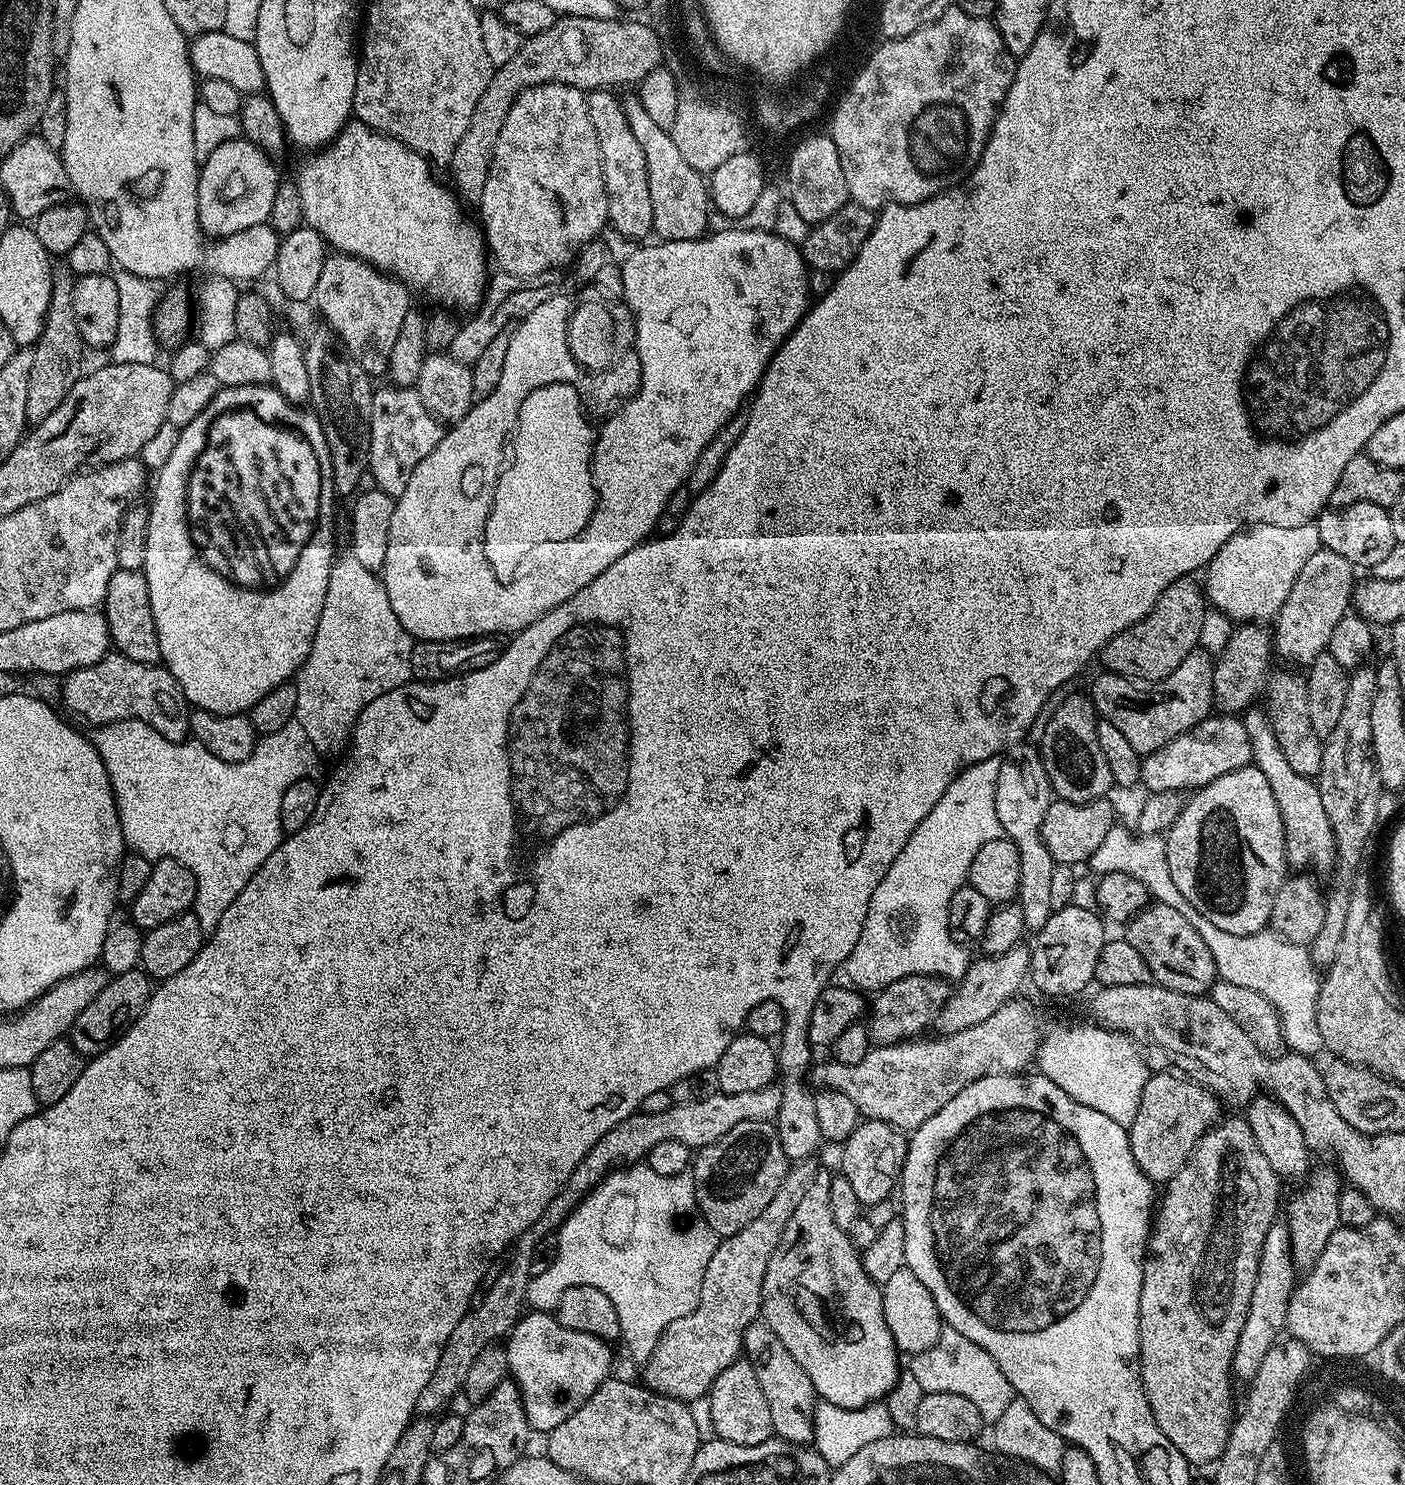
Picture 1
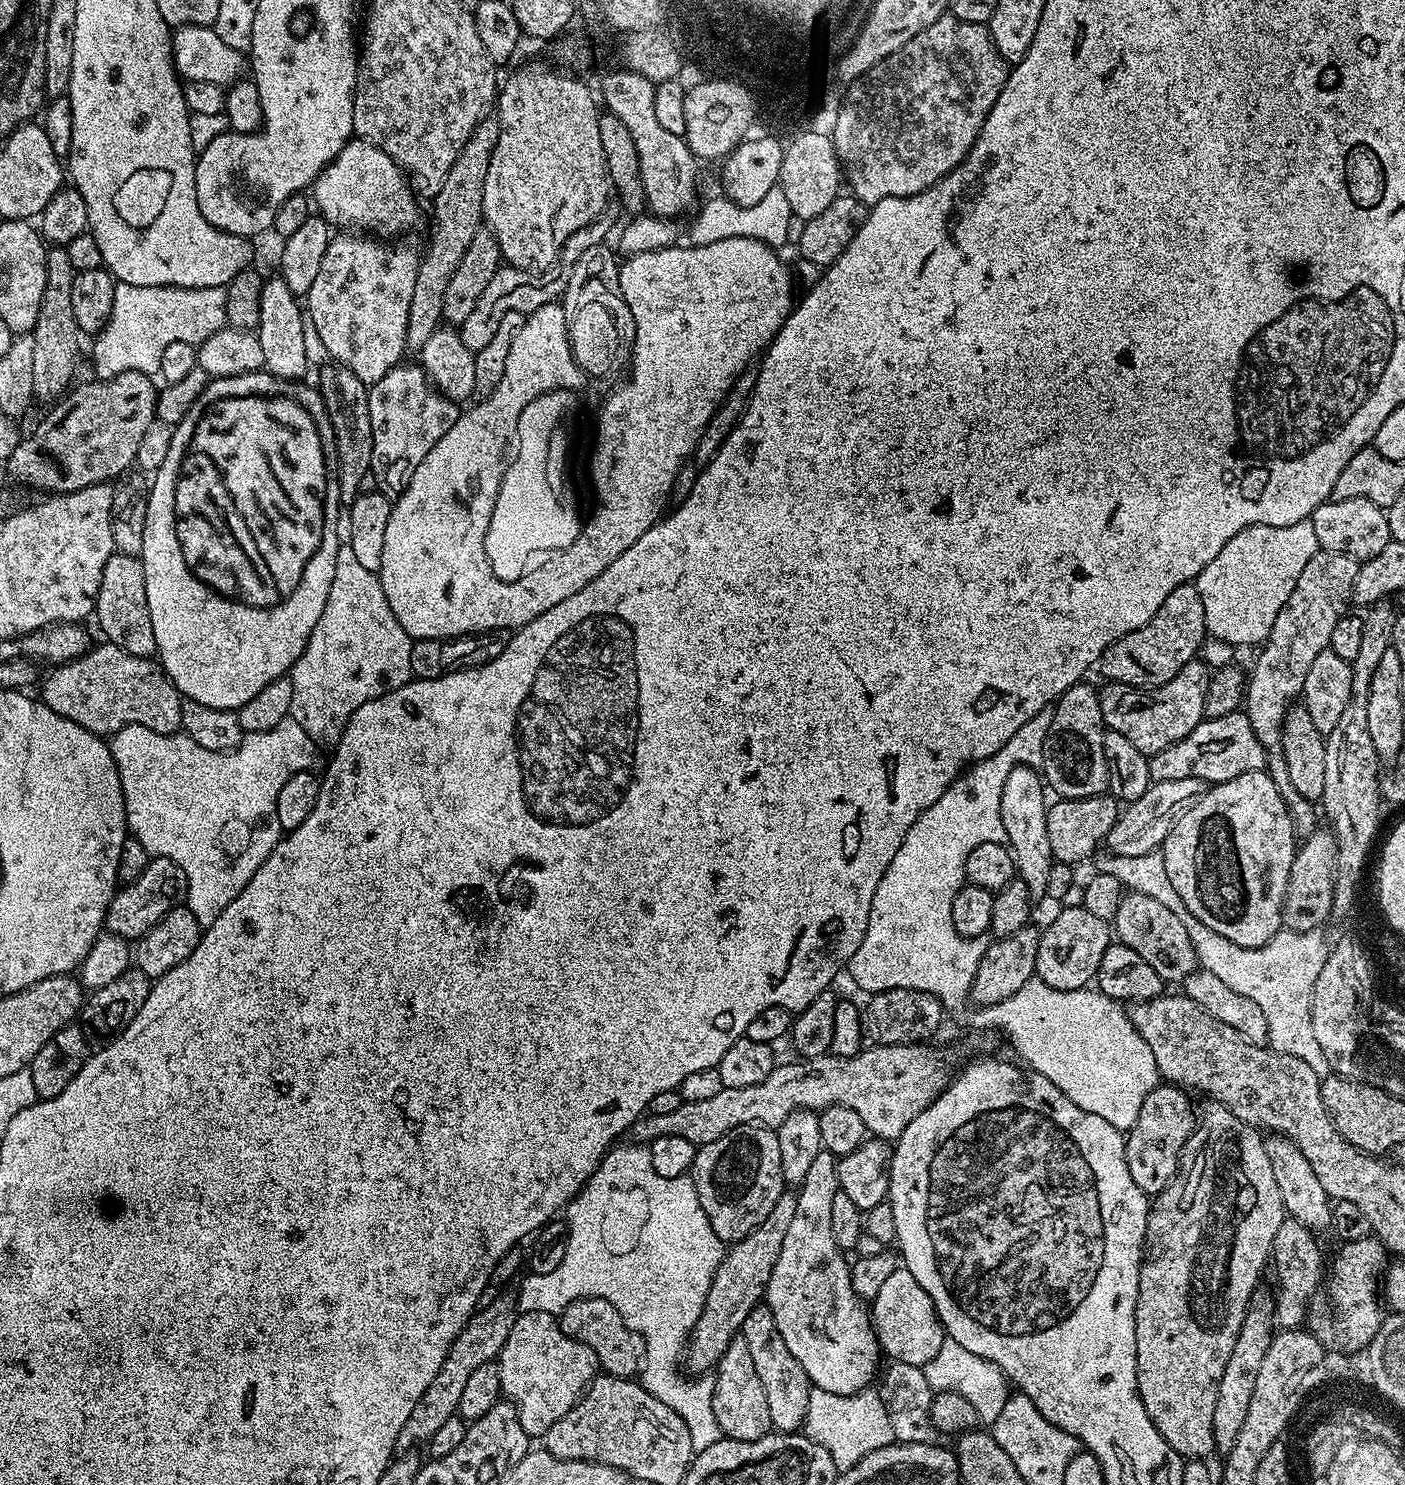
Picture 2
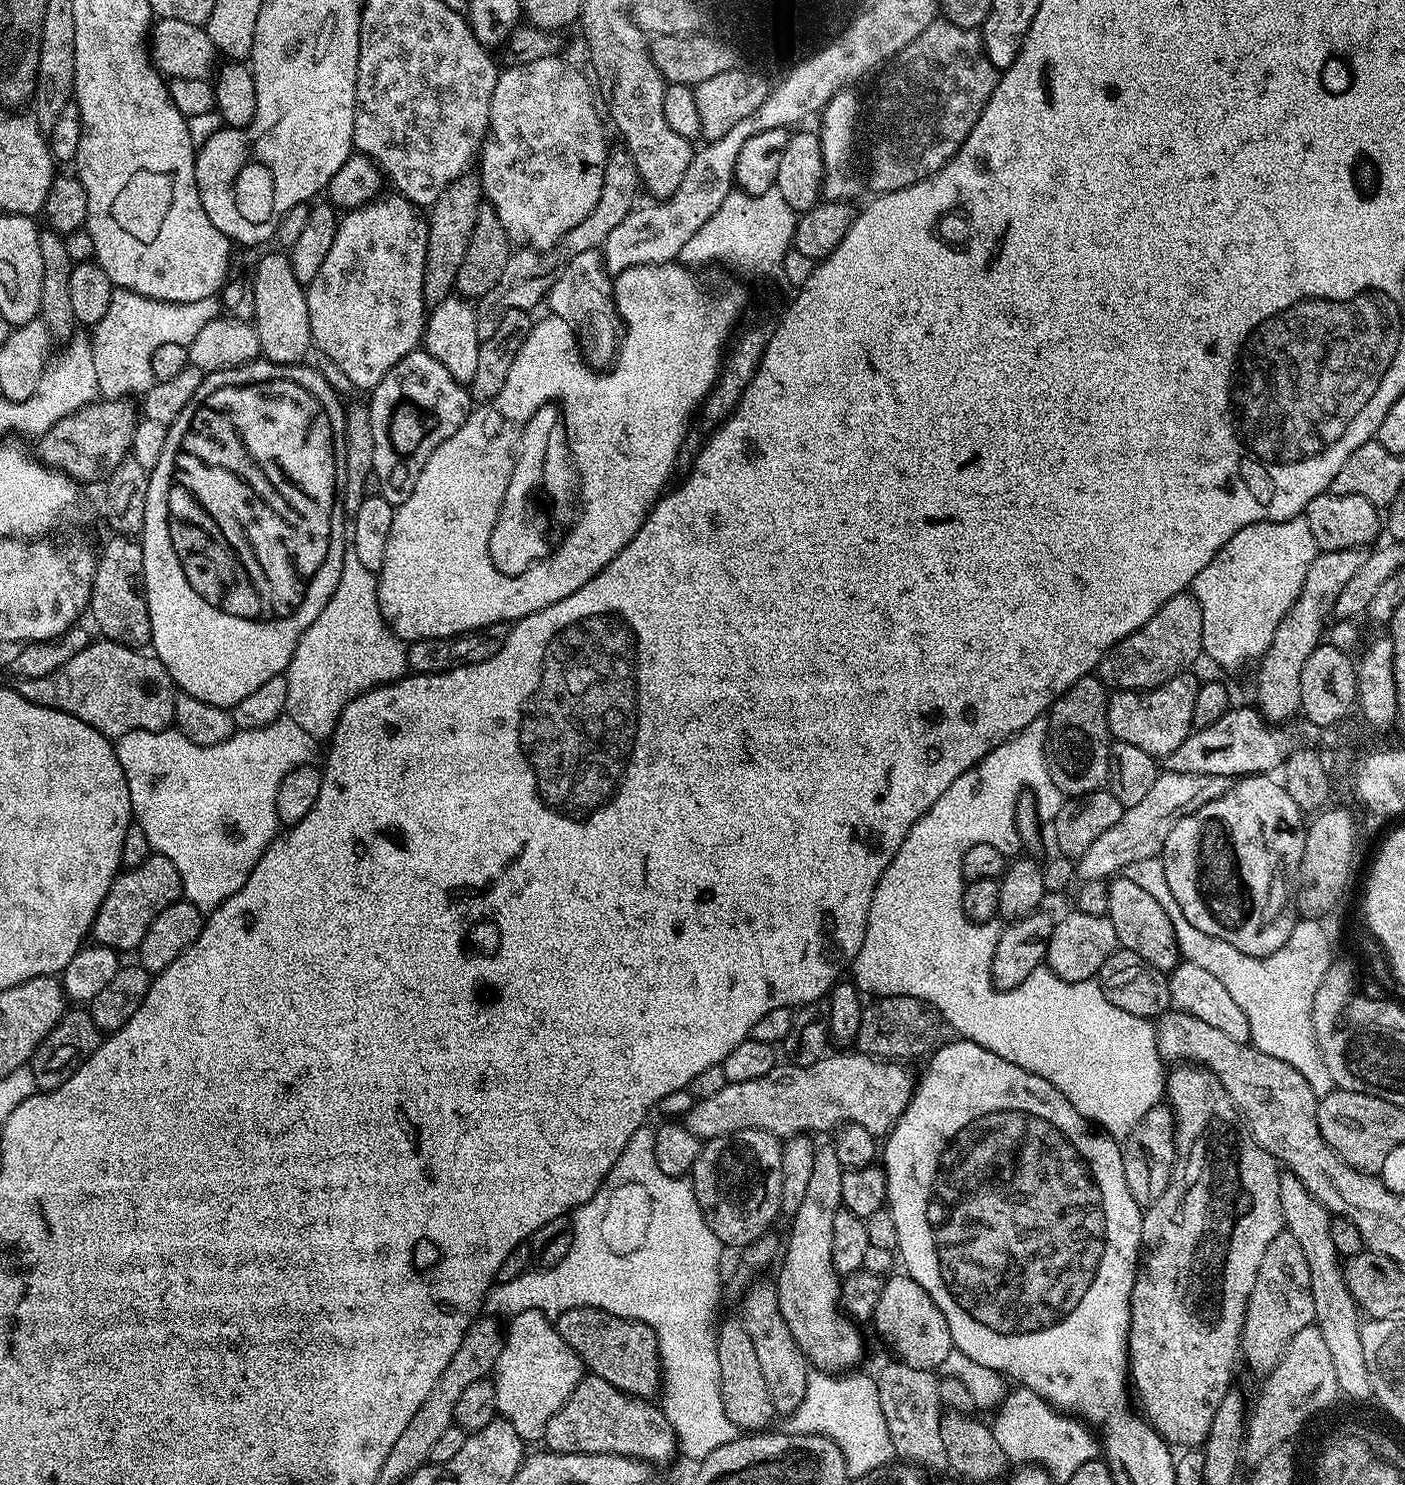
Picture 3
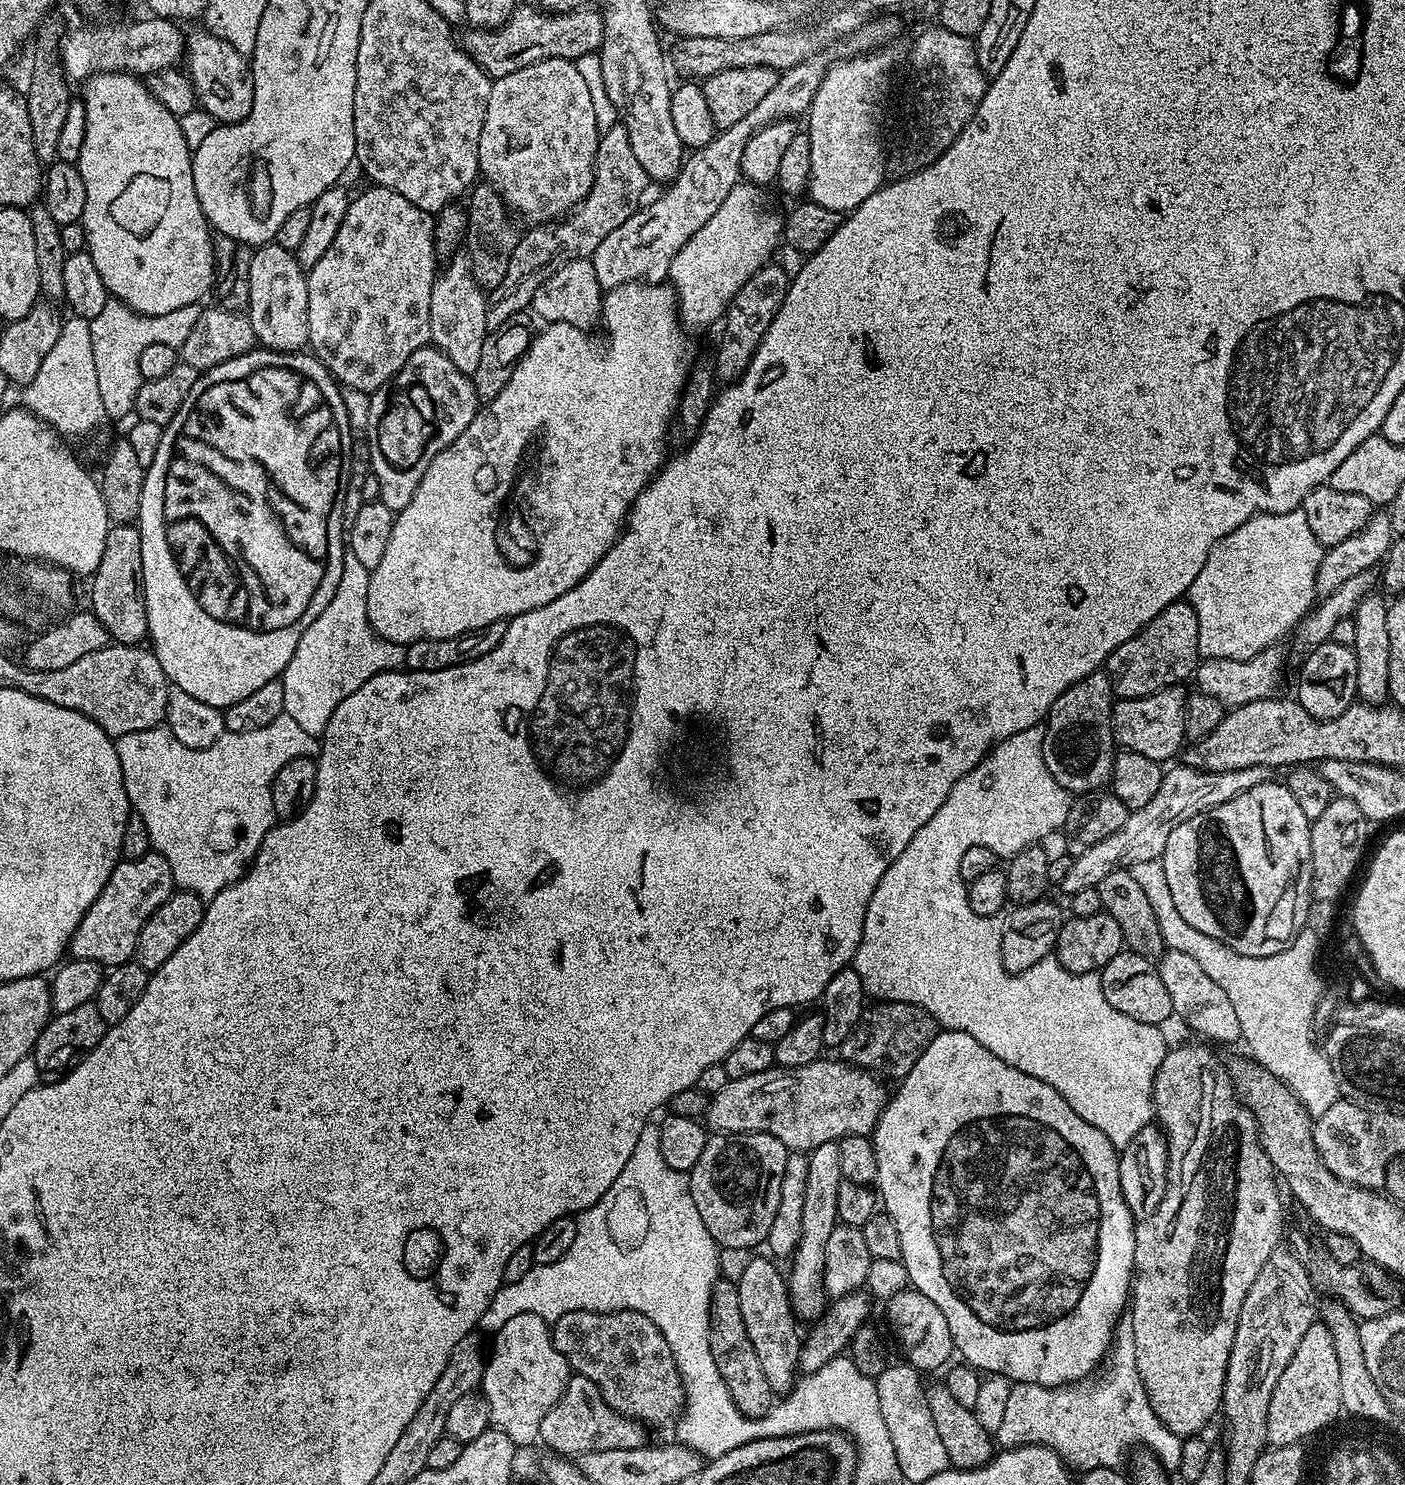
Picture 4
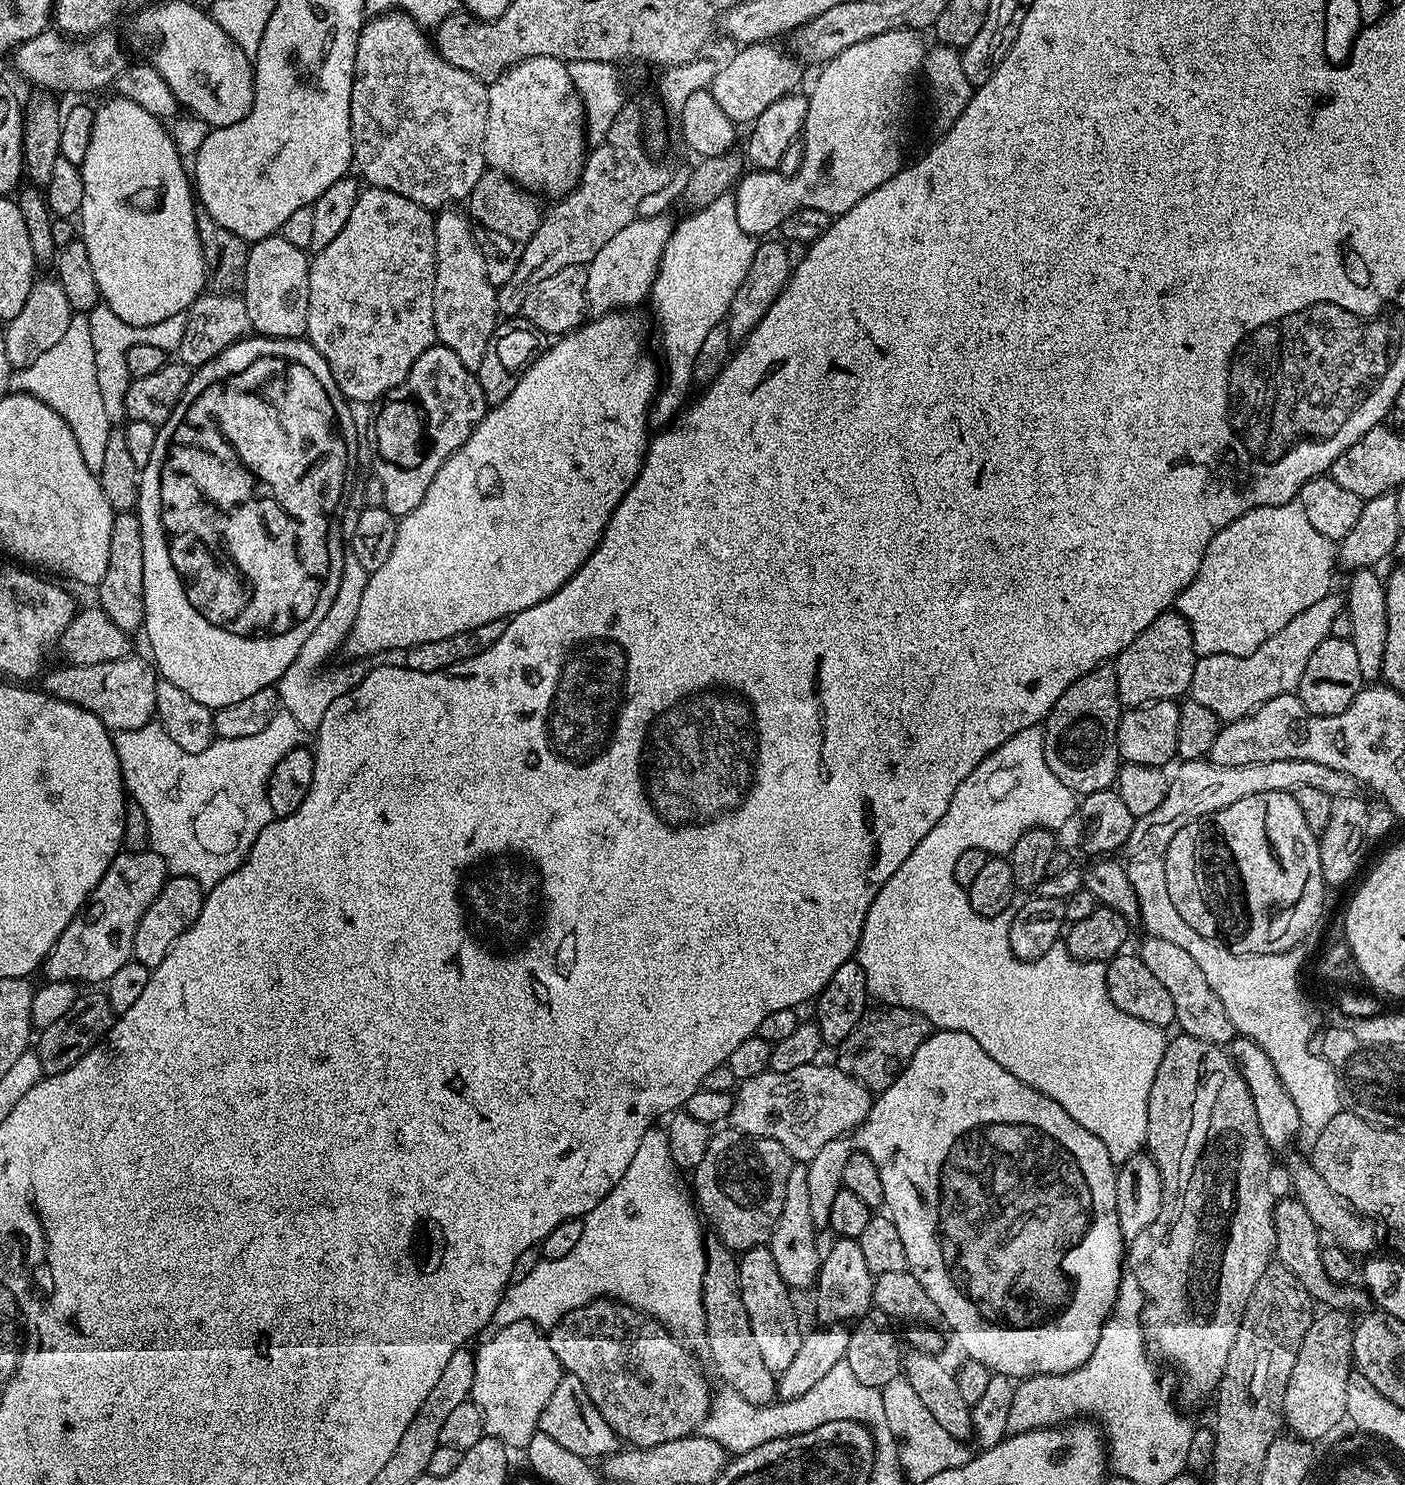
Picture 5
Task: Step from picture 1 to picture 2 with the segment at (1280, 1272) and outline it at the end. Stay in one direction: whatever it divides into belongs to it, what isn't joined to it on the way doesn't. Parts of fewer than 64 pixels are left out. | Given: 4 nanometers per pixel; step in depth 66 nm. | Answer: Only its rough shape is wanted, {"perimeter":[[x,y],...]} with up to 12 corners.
{"perimeter":[[1271,1291],[1250,1298],[1216,1381],[1215,1451],[1246,1423],[1258,1370],[1278,1331]]}

